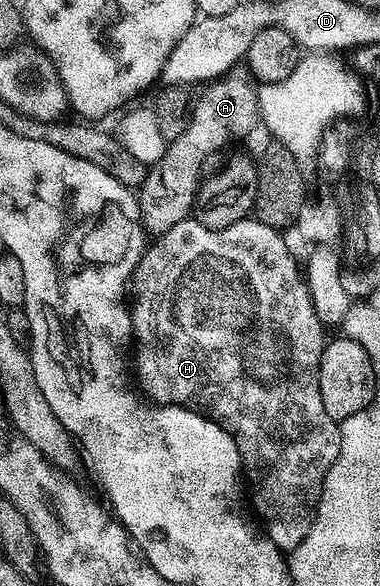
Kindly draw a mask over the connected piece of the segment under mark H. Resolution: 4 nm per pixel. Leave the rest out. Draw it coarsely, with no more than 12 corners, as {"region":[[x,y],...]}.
{"region":[[253,216],[157,235],[132,374],[234,435],[289,552],[342,431],[291,247]]}

